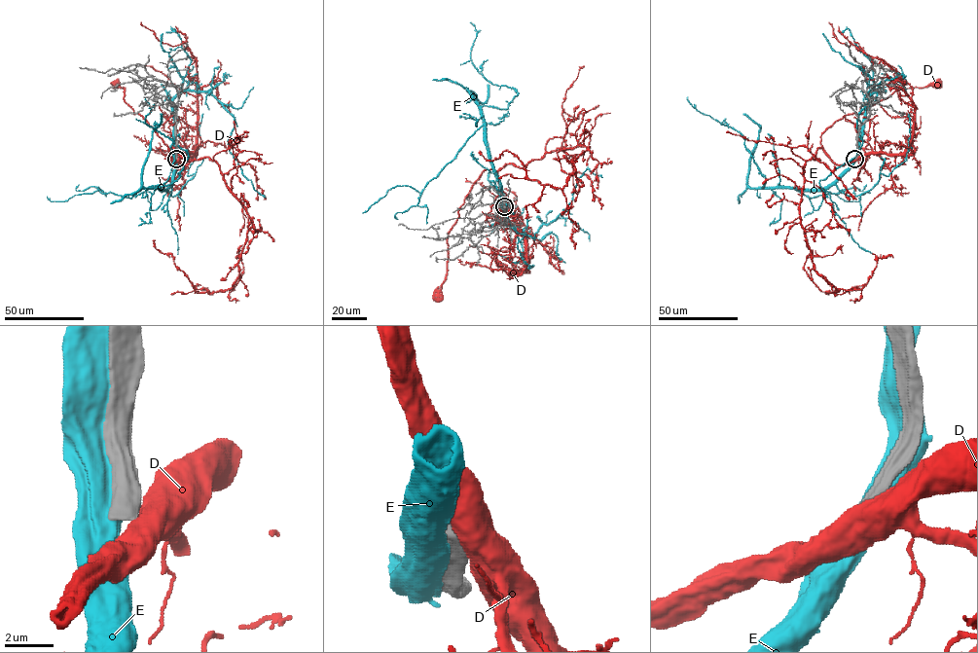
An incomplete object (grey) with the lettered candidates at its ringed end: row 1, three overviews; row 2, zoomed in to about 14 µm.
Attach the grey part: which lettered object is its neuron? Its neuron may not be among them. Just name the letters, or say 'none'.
none

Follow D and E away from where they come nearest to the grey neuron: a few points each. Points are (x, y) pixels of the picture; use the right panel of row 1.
D: (855, 159), (837, 164), (821, 144), (820, 136), (847, 115), (862, 114), (900, 89), (936, 86)
E: (856, 157), (821, 188), (764, 188), (765, 178), (743, 137), (700, 112), (687, 96)

